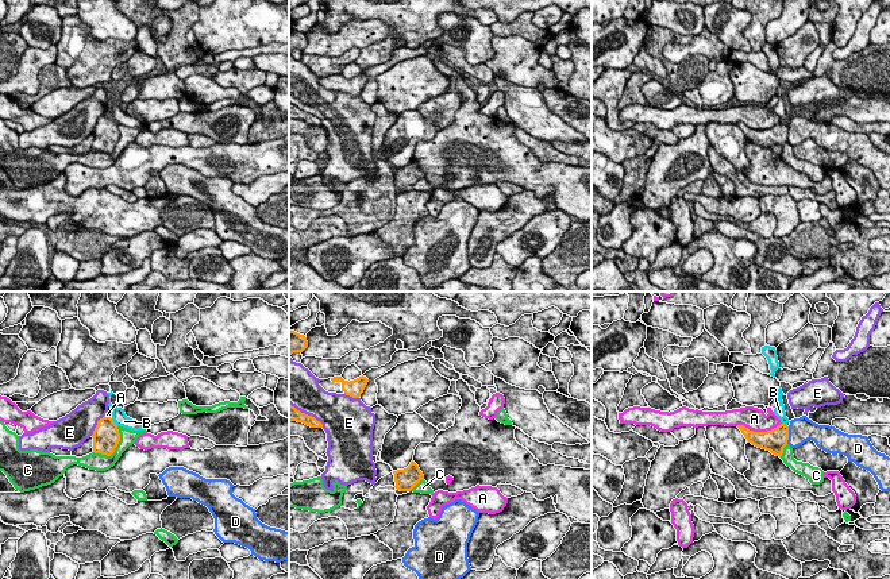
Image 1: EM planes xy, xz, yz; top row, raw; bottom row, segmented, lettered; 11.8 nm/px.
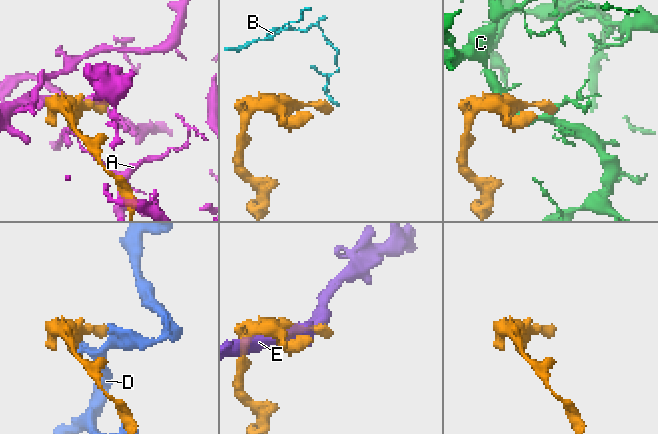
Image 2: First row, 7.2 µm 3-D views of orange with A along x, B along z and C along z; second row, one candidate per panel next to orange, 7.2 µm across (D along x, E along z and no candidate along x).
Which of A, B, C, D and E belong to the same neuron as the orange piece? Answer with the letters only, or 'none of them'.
none of them

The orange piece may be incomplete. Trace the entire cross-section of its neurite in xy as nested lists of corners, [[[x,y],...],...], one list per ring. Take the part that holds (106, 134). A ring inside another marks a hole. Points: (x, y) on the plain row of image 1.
[[[104,113],[93,128],[93,150],[111,154],[120,139],[117,123],[111,115]]]

